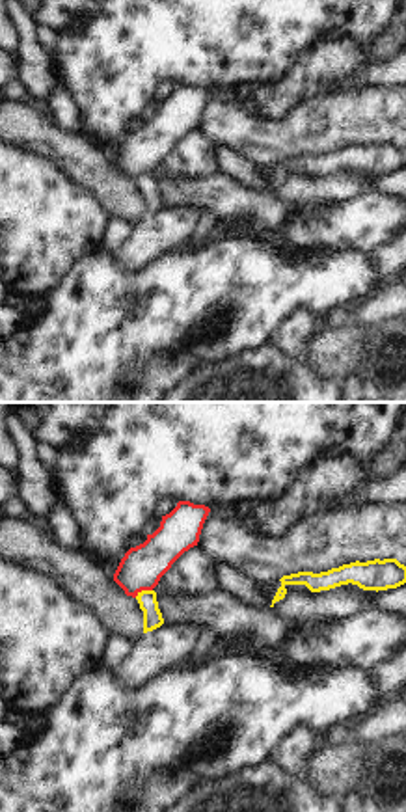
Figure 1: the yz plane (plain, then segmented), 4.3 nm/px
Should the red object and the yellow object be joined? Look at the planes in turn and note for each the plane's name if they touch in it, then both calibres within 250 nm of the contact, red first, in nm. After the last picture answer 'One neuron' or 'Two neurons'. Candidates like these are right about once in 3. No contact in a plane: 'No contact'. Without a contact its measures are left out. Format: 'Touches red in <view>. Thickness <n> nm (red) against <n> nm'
Touches red in yz. Thickness 190 nm (red) against 80 nm

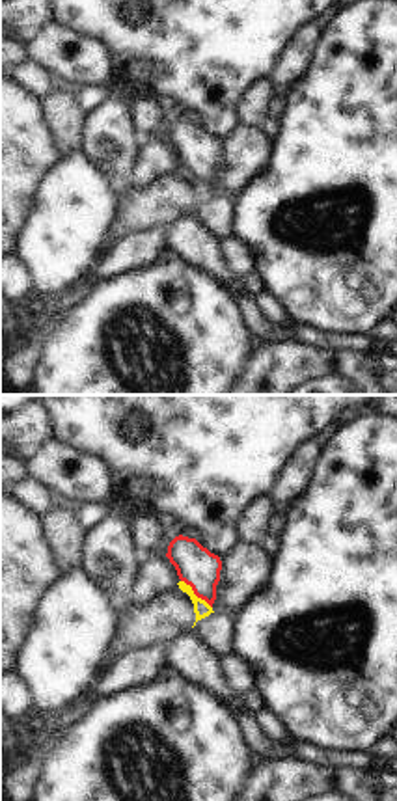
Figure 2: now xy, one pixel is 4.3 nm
Touches red in xy. Thickness 170 nm (red) against 70 nm

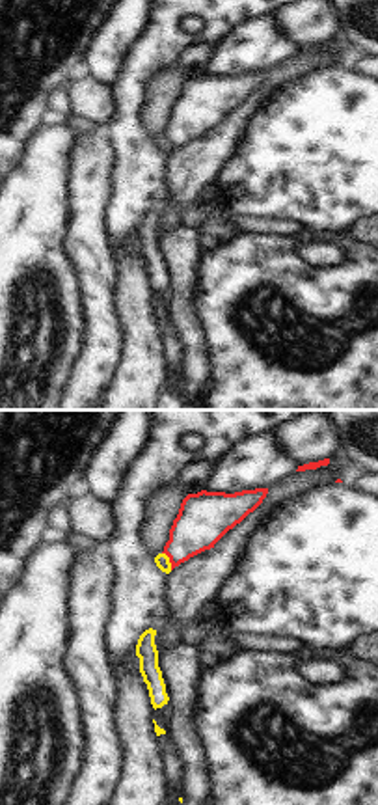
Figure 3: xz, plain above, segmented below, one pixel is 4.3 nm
Touches red in xz. Thickness 220 nm (red) against 60 nm

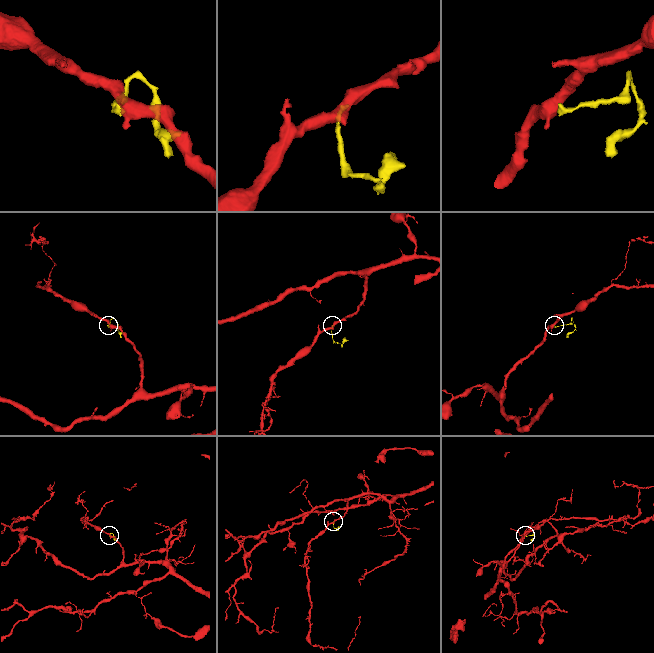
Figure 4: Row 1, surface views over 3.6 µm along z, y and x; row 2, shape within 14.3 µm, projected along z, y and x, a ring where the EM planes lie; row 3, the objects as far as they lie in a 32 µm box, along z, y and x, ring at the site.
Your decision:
Two neurons

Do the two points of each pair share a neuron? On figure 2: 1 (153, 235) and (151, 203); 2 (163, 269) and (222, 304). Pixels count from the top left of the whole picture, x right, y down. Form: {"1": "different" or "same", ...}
{"1": "different", "2": "same"}

